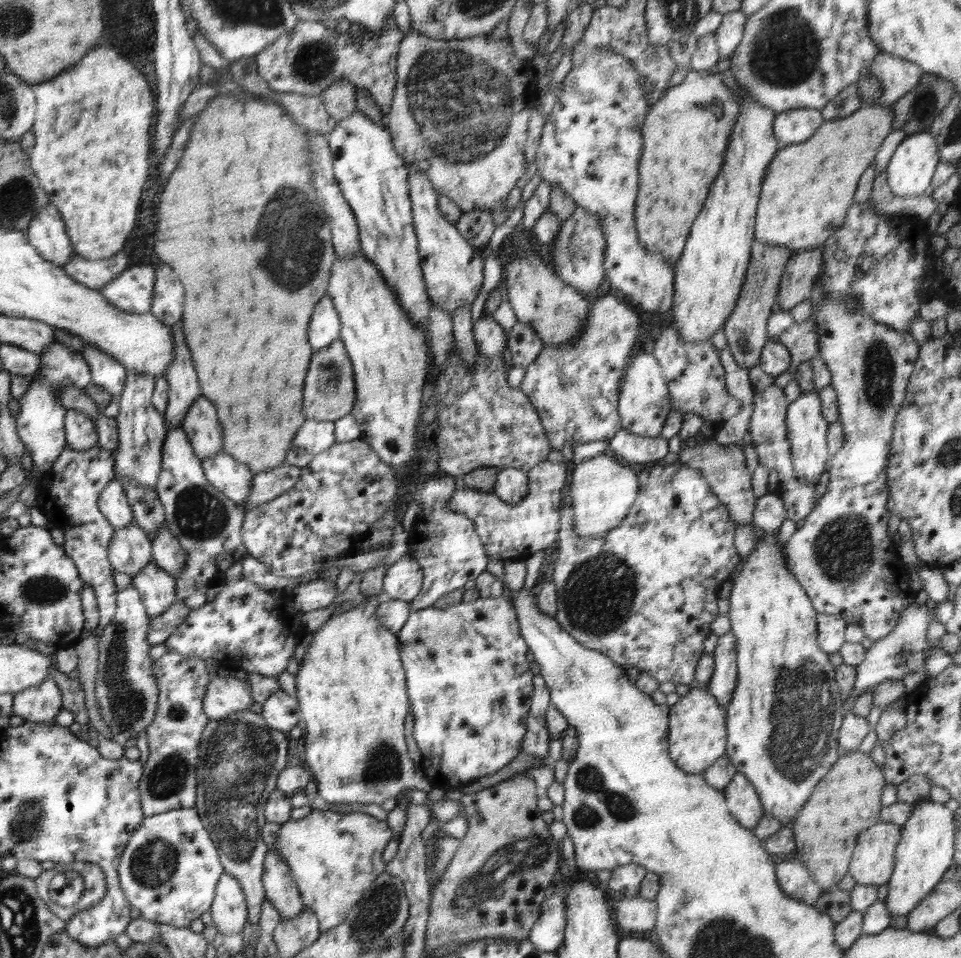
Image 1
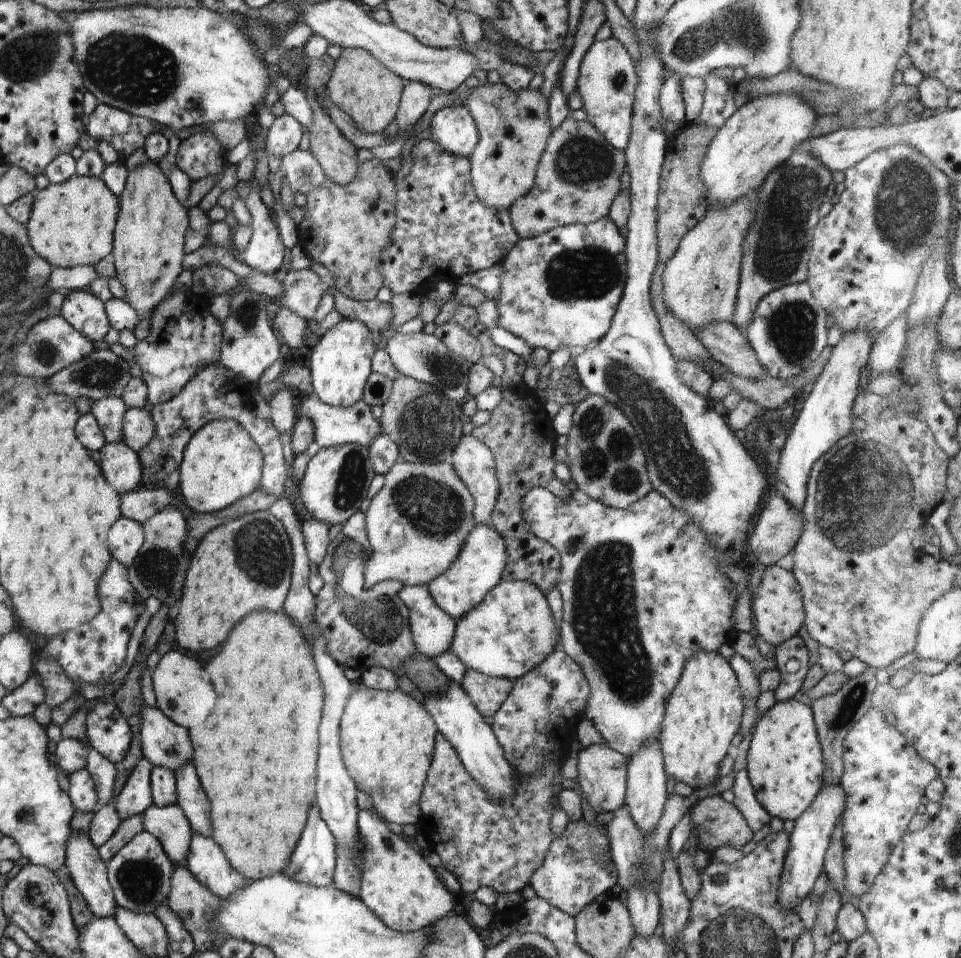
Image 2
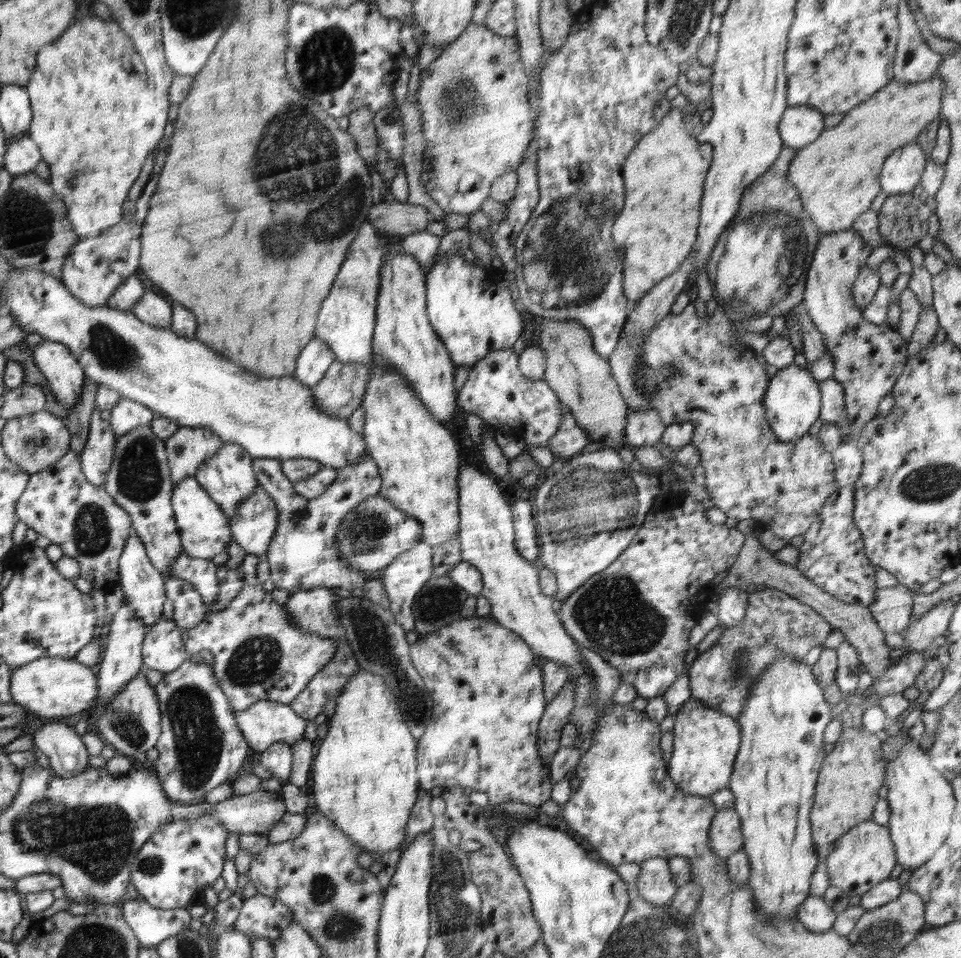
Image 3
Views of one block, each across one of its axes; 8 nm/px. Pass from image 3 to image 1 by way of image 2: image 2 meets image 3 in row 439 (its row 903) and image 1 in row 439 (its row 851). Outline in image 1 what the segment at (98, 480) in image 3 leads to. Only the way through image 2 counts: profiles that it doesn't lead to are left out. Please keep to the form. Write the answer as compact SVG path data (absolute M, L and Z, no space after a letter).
M67 409L65 416L67 446L78 451L88 450L100 441L96 423L78 409Z

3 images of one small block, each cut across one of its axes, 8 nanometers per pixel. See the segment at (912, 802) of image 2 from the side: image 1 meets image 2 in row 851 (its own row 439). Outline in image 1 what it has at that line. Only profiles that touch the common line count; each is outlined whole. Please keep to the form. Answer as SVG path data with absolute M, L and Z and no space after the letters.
M822 298L816 306L812 305L810 299L799 302L794 308L789 310L794 317L794 322L802 322L806 319L810 319L812 315L816 317L818 321L818 354L824 362L831 374L831 384L834 387L837 396L837 403L839 408L839 421L842 425L844 442L840 450L836 452L836 455L831 458L830 470L828 470L828 488L826 493L820 498L816 506L806 516L806 524L786 541L783 545L782 553L786 557L786 567L790 569L790 573L794 573L796 581L800 583L807 596L812 602L814 610L818 613L834 614L842 617L847 624L855 624L861 626L865 638L869 638L872 641L884 638L887 634L890 634L894 630L894 626L898 624L900 620L900 614L905 609L908 609L915 603L916 598L920 595L910 587L910 574L911 570L907 565L901 565L898 552L894 550L896 544L892 537L888 536L887 517L888 509L887 503L889 502L889 487L886 482L888 479L887 469L890 455L890 442L892 440L892 432L894 428L894 420L896 420L896 414L904 402L906 388L908 386L909 378L914 370L916 358L918 358L920 345L914 340L914 337L910 335L910 332L900 330L894 330L886 324L878 324L874 322L870 316L866 316L864 312L860 312L858 304L852 300L852 298Z

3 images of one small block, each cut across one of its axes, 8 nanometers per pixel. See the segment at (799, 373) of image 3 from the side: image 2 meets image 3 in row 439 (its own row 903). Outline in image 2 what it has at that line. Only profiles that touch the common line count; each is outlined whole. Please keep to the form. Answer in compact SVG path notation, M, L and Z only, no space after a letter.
M839 783L824 785L814 802L794 821L793 831L789 834L790 850L785 858L778 888L778 902L786 911L795 908L804 896L810 894L818 876L824 871L825 854L831 834L841 820L845 806L846 792L842 786Z

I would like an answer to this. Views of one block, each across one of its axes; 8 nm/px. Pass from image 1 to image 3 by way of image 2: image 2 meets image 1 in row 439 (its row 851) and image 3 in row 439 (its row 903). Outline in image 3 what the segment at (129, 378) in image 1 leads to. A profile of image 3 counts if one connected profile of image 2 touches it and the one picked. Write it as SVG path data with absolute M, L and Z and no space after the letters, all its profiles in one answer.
M140 425L117 437L113 465L103 488L117 506L129 512L133 532L144 543L146 555L150 557L152 565L160 573L168 574L168 565L178 557L182 544L171 506L175 486L171 482L166 441L154 435L151 425Z

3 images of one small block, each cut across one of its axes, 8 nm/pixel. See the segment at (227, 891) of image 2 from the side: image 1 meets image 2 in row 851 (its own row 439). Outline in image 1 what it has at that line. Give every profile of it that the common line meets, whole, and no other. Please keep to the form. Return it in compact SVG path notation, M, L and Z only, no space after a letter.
M200 395L186 411L184 419L182 419L182 426L188 440L194 449L194 454L200 460L204 458L211 458L217 456L218 451L224 450L224 436L222 436L222 430L220 430L220 424L216 420L216 408L210 400L206 400L204 395Z

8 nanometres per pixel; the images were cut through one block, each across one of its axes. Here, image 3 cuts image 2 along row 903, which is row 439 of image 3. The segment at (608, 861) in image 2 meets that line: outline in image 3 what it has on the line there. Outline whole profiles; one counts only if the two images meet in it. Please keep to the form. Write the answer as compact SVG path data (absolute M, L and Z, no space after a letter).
M564 407L562 424L558 425L558 432L554 433L554 436L550 437L550 441L548 441L552 456L554 459L569 460L578 456L586 444L590 444L588 433L578 426L574 413L568 407Z

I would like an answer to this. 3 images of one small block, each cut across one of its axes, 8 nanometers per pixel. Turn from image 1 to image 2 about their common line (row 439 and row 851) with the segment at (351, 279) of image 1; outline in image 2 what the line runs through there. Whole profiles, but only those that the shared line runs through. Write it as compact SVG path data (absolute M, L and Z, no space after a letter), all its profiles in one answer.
M358 809L357 825L359 836L364 842L362 849L364 866L358 897L388 928L402 933L416 932L435 925L438 920L454 913L454 897L438 872L426 862L422 854L408 845L401 834L396 835L390 831L387 822L376 811Z

